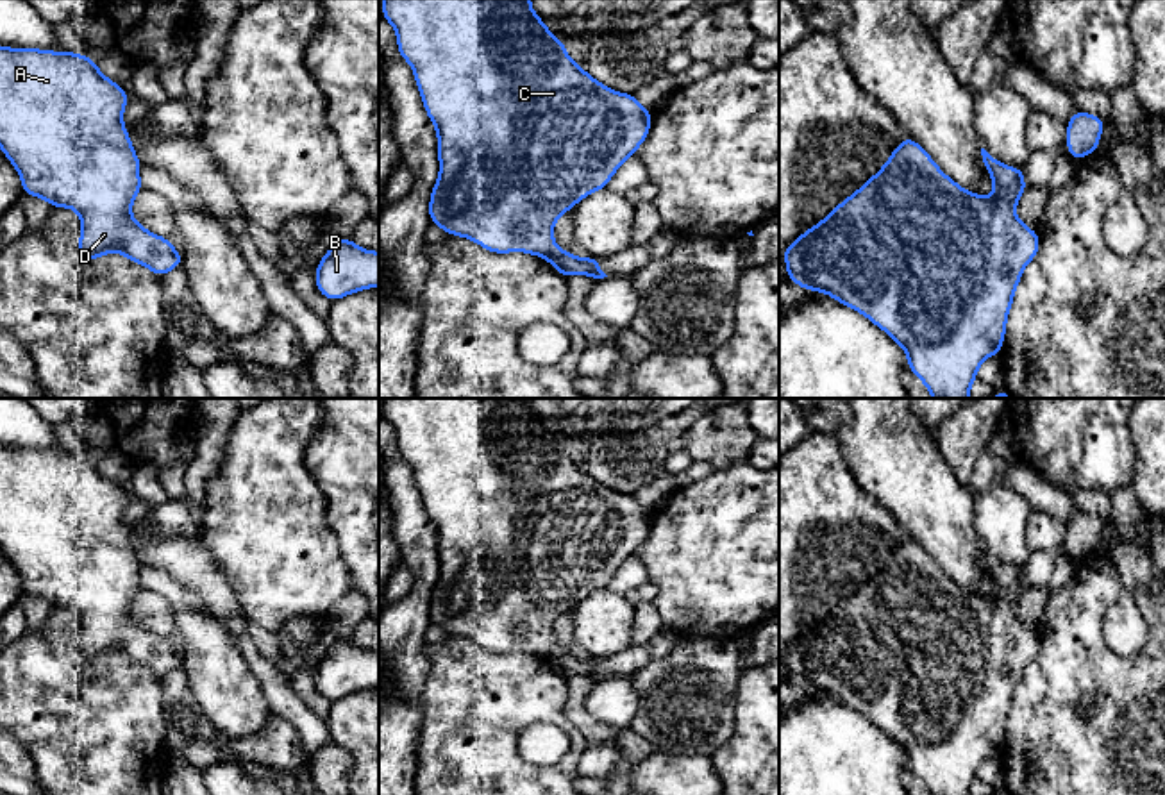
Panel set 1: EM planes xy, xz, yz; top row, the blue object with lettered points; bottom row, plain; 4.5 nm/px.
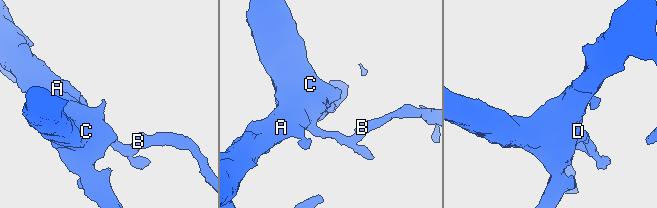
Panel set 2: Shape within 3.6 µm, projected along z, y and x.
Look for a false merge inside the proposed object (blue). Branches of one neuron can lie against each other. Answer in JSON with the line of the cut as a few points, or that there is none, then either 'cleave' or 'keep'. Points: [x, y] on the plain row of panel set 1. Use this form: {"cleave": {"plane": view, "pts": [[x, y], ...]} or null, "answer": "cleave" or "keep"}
{"cleave": null, "answer": "keep"}

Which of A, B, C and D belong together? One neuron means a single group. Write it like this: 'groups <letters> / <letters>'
groups A B C D

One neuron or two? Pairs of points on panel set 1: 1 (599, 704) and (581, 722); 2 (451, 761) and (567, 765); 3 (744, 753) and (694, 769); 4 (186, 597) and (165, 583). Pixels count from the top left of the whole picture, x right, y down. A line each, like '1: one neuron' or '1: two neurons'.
1: two neurons
2: one neuron
3: two neurons
4: one neuron

